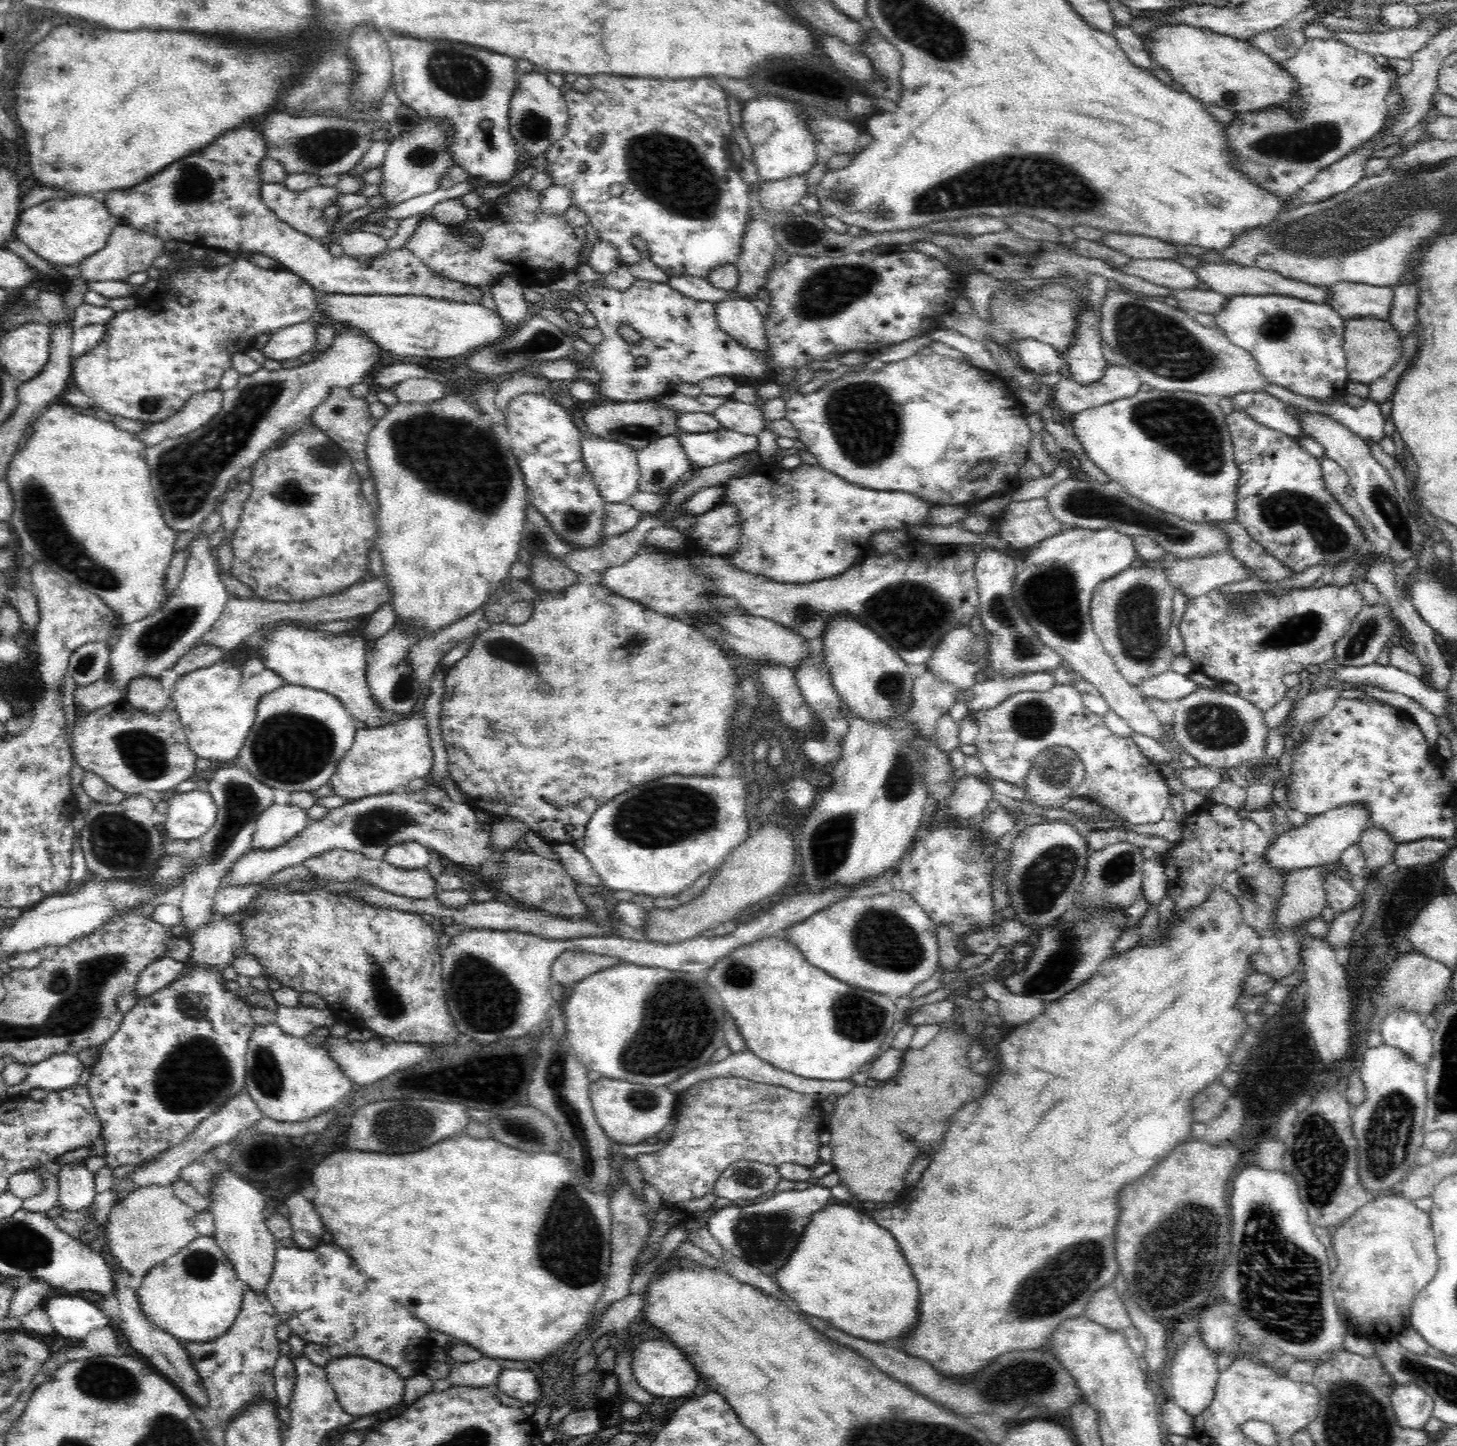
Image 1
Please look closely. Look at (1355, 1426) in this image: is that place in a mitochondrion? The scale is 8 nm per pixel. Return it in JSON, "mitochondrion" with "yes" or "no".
{"mitochondrion":"yes"}

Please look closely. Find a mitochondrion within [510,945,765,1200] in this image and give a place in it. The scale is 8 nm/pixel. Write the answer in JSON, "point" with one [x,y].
{"point":[692,1028]}

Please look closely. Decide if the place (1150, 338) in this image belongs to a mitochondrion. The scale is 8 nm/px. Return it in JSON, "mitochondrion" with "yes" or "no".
{"mitochondrion":"yes"}

